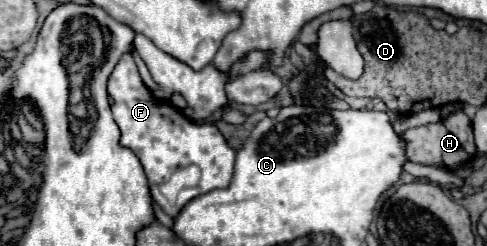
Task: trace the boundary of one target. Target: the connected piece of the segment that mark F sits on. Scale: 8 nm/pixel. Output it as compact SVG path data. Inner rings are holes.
M126 52L116 64L116 68L112 70L108 78L108 94L112 98L114 120L122 134L120 144L124 148L130 148L138 156L146 172L148 184L152 188L152 198L160 204L160 208L168 216L174 218L184 208L184 204L194 196L230 186L234 176L234 158L236 158L234 148L230 148L230 144L214 124L194 122L188 116L184 116L182 110L174 108L170 102L158 100L142 82L132 54ZM190 164L196 164L202 170L200 182L192 188L184 188L182 194L178 194L178 202L174 206L168 206L168 200L158 190L160 184L164 184L172 176L172 172Z

